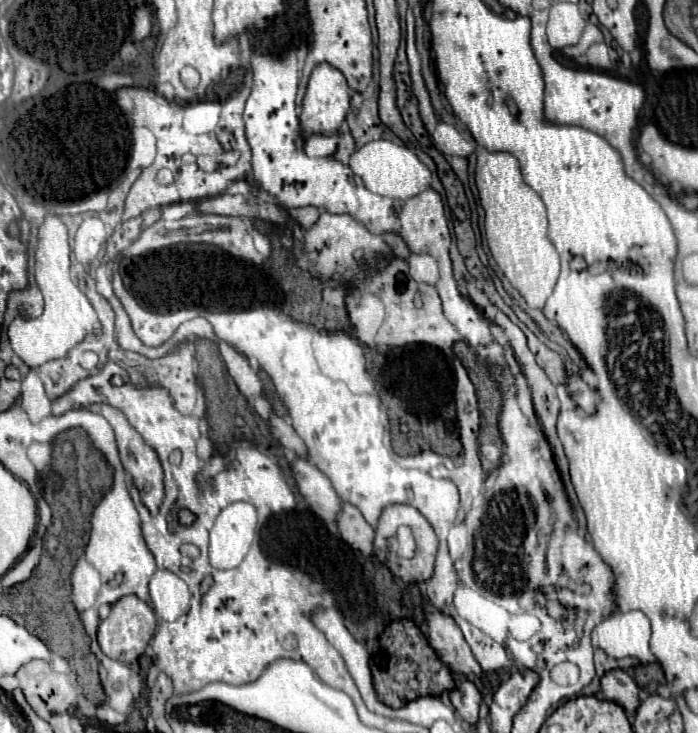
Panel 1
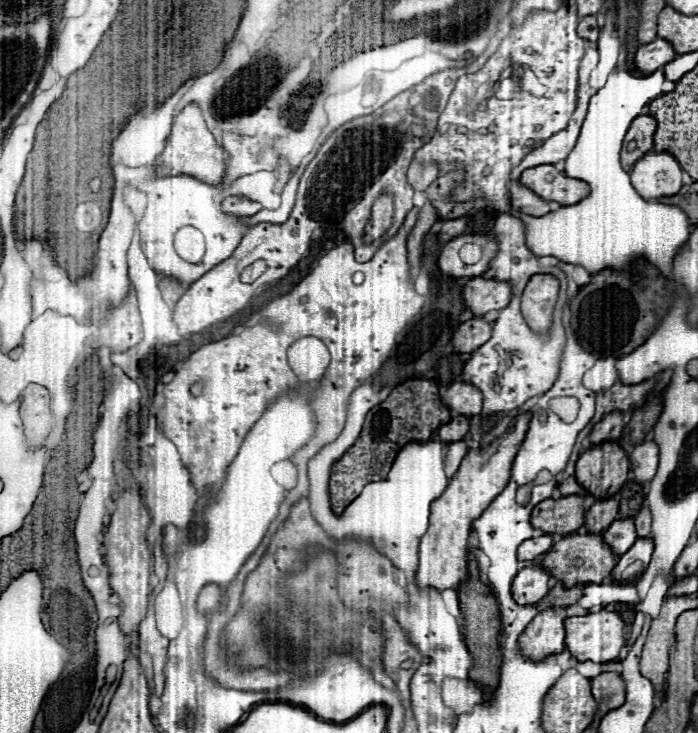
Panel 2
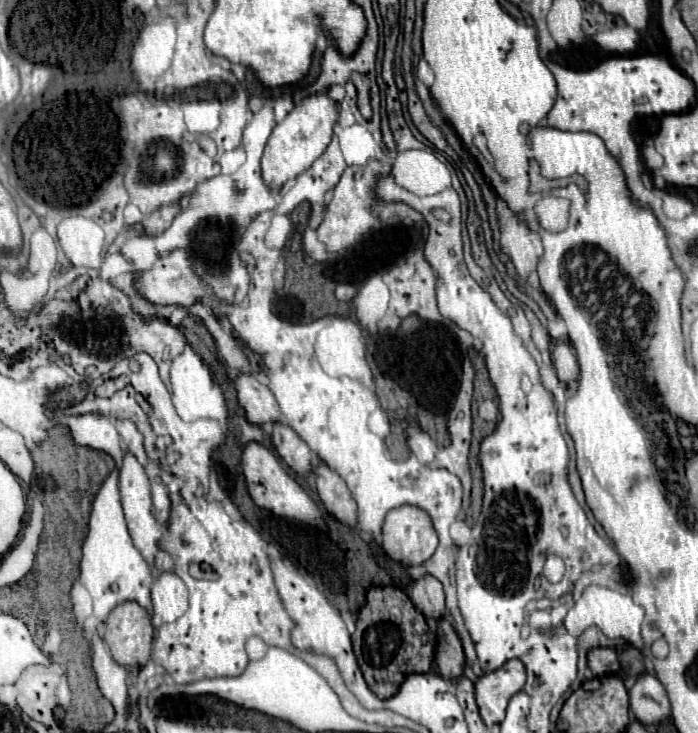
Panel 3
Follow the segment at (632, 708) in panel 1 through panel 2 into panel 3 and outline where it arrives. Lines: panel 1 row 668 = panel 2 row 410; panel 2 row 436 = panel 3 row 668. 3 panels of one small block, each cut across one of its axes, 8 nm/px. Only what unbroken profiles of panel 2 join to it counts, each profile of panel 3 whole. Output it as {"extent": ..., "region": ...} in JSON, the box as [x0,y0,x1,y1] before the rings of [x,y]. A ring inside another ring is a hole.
{"extent":[588,648,620,676],"region":[[[592,648],[588,652],[588,668],[596,676],[618,674],[620,666],[618,666],[618,658],[616,658],[614,648]]]}

